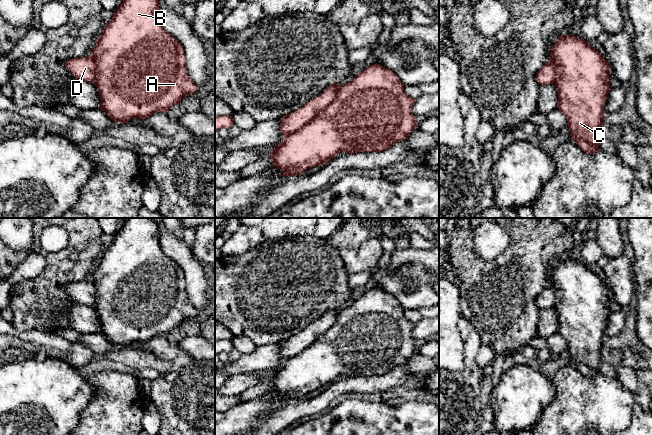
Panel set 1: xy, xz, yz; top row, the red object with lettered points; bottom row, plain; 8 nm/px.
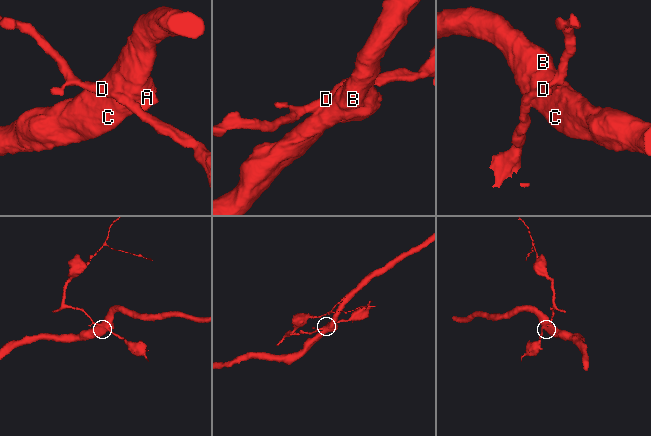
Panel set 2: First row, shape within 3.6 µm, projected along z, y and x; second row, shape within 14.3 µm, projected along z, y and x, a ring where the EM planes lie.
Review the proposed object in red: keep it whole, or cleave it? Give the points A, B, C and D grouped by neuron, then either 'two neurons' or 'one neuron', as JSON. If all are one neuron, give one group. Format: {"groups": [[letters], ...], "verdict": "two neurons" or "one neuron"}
{"groups": [["A", "B", "C"], ["D"]], "verdict": "two neurons"}

